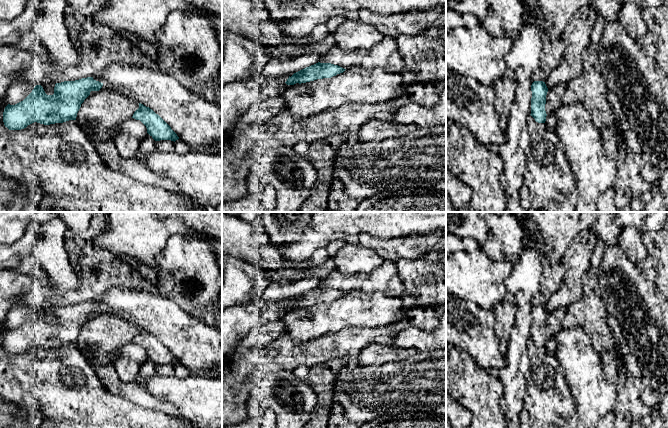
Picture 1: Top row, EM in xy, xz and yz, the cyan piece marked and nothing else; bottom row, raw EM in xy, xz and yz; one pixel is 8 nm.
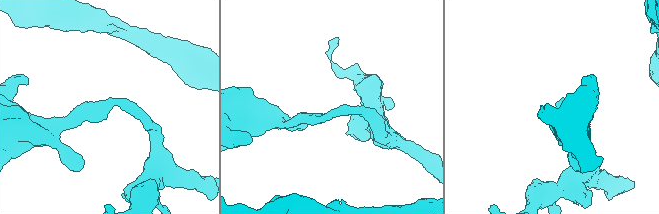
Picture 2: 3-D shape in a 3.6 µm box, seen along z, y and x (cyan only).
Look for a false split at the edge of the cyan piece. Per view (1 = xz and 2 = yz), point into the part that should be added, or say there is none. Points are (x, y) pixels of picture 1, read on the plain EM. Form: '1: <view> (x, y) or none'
1: none
2: none

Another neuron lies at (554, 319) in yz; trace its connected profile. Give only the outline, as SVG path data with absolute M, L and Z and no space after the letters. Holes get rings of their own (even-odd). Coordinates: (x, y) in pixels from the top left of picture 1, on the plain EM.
M559 308L553 312L548 313L546 319L546 345L545 348L550 354L555 354L557 349L557 343L555 340L556 334L563 329L562 321L566 315L566 308Z

